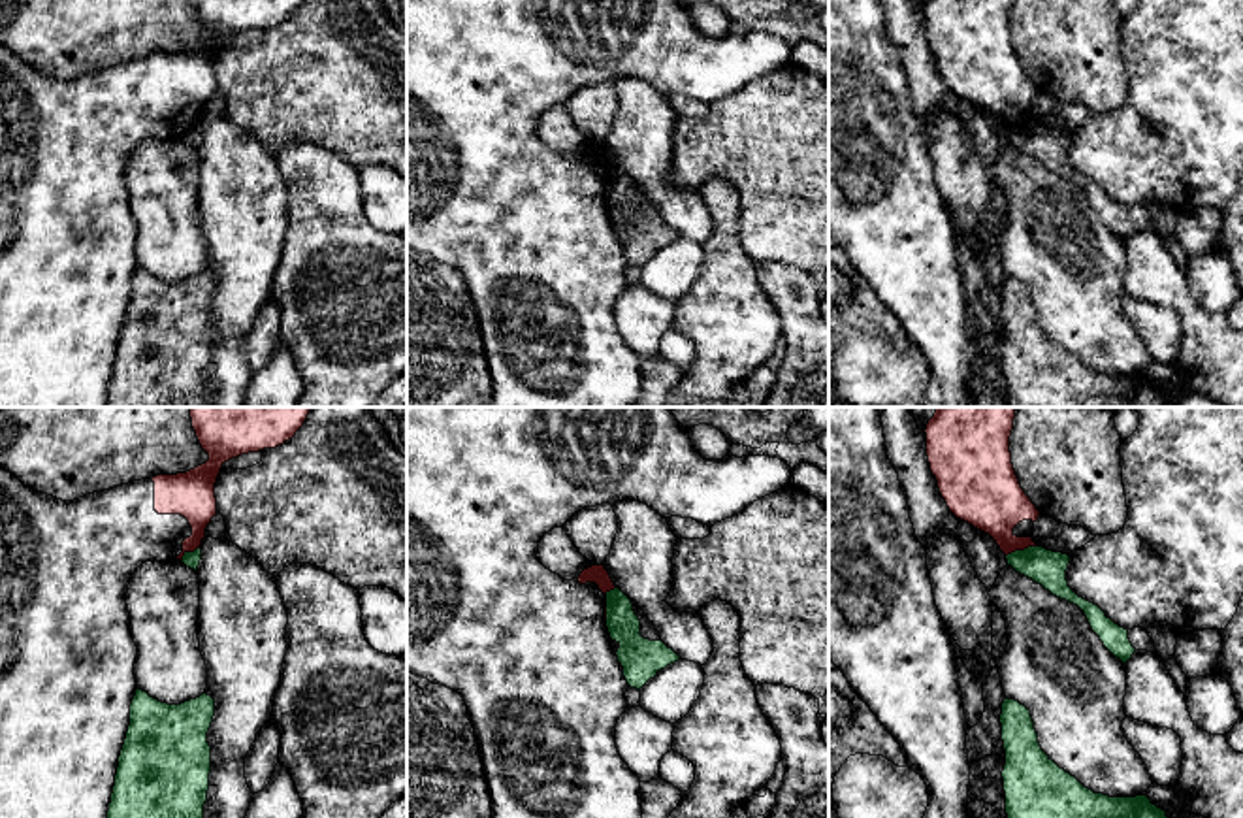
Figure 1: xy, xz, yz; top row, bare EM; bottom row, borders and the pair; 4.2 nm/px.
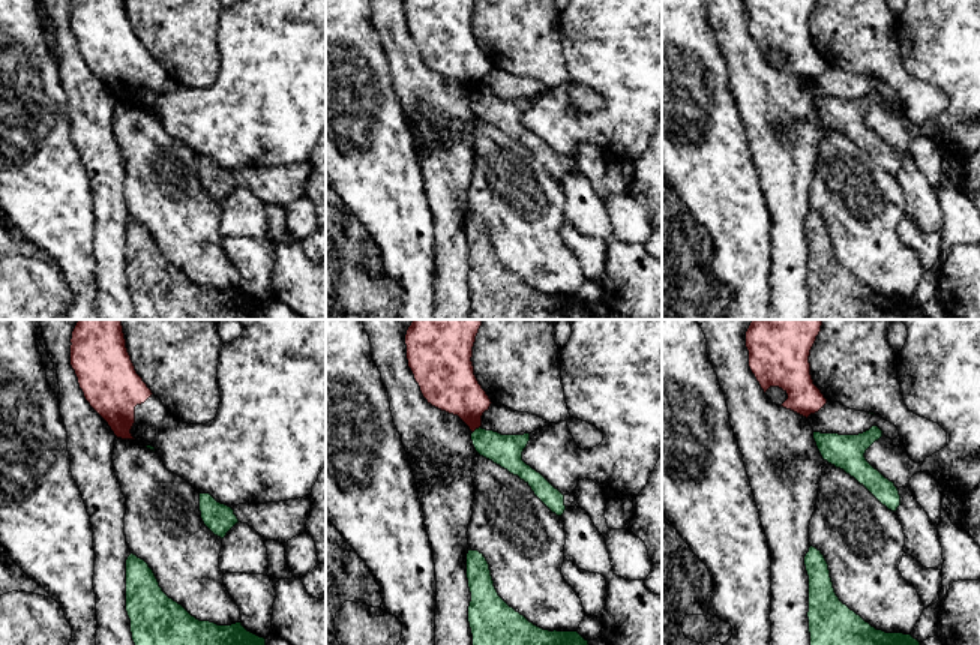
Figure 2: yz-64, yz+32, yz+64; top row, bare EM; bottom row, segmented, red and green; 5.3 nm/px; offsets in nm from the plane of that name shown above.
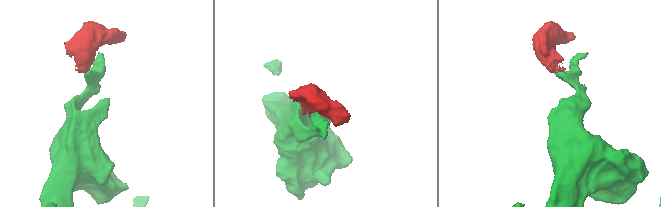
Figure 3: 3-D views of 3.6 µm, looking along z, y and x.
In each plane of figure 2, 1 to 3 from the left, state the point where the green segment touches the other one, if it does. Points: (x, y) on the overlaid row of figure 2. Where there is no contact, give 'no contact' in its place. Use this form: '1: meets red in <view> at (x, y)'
1: no contact
2: meets red in yz+32 at (476, 428)
3: no contact

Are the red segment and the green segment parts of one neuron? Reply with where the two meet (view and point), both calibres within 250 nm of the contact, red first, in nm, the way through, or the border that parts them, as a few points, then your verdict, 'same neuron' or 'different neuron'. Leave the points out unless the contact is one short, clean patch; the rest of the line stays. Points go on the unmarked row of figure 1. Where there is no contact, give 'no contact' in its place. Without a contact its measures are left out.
contact yz (1021, 127); calibres 280 and 150 nm; border yz (1036, 123), (1016, 127), (1006, 134); different neuron

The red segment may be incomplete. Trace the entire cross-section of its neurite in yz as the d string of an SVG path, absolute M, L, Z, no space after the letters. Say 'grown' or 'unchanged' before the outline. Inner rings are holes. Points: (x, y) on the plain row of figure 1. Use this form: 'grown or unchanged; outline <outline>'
grown; outline M928 0L925 8L930 49L949 89L989 111L1006 134L1038 124L1032 107L1040 94L1011 41L1011 8L1013 0Z

